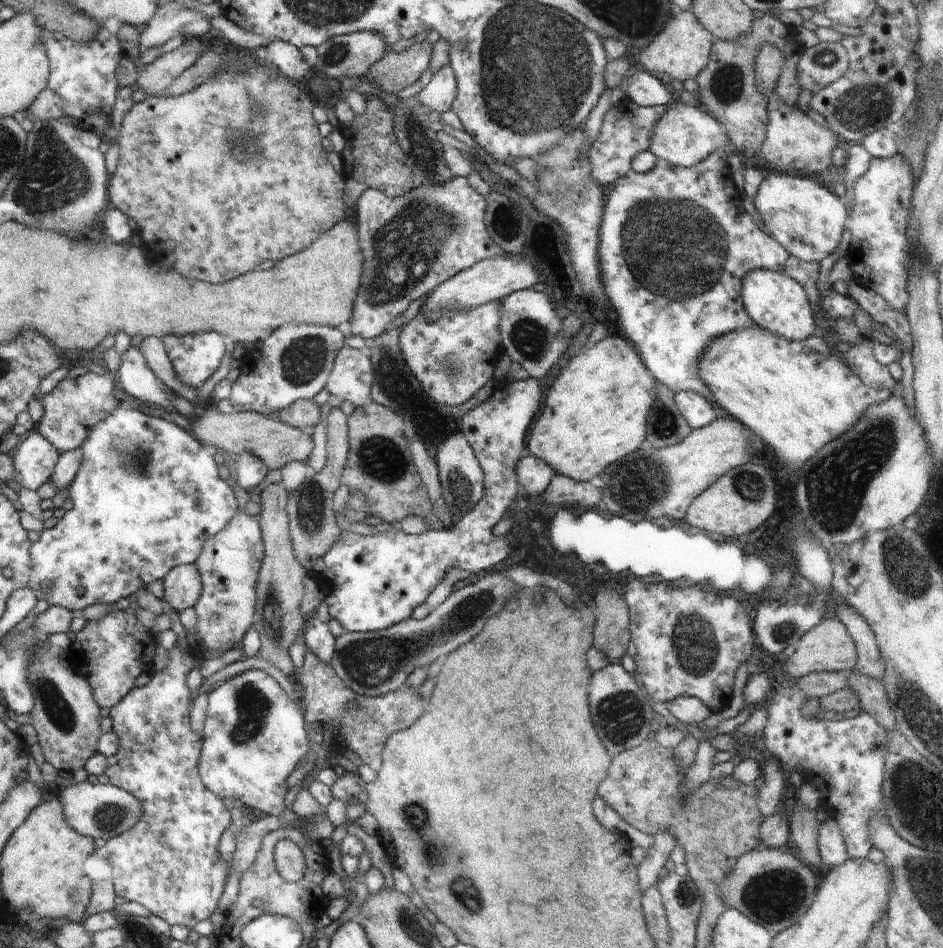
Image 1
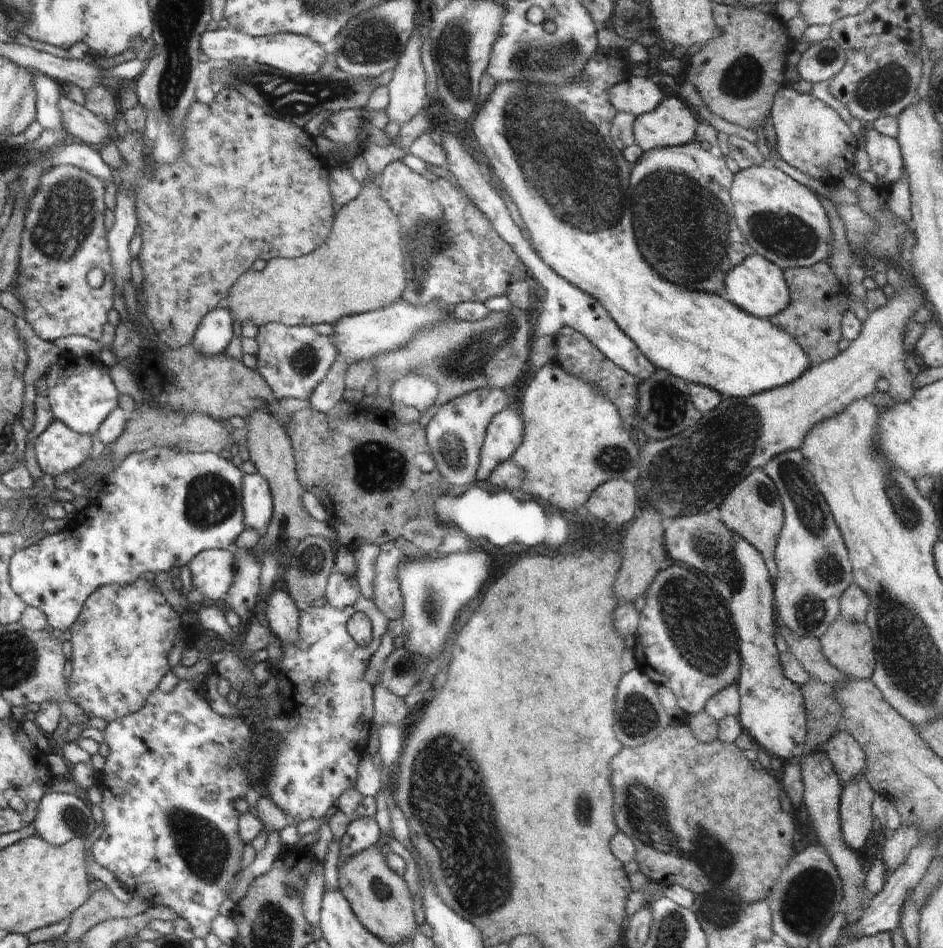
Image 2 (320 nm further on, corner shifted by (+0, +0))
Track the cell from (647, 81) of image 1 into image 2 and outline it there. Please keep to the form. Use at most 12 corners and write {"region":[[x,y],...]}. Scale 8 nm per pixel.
{"region":[[634,74],[609,88],[617,111],[651,113],[664,98],[661,86]]}

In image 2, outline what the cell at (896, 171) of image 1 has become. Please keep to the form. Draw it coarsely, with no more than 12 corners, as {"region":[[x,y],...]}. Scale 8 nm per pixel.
{"region":[[867,127],[870,170],[888,193],[904,168],[899,142]]}

